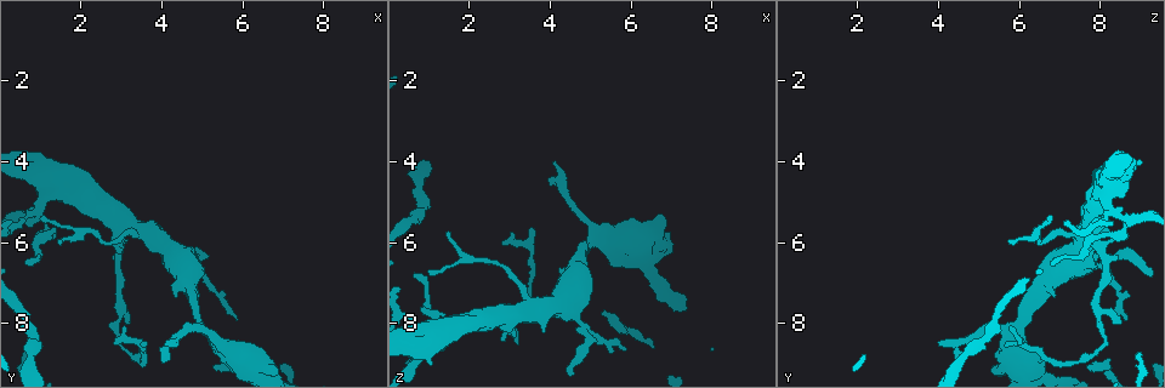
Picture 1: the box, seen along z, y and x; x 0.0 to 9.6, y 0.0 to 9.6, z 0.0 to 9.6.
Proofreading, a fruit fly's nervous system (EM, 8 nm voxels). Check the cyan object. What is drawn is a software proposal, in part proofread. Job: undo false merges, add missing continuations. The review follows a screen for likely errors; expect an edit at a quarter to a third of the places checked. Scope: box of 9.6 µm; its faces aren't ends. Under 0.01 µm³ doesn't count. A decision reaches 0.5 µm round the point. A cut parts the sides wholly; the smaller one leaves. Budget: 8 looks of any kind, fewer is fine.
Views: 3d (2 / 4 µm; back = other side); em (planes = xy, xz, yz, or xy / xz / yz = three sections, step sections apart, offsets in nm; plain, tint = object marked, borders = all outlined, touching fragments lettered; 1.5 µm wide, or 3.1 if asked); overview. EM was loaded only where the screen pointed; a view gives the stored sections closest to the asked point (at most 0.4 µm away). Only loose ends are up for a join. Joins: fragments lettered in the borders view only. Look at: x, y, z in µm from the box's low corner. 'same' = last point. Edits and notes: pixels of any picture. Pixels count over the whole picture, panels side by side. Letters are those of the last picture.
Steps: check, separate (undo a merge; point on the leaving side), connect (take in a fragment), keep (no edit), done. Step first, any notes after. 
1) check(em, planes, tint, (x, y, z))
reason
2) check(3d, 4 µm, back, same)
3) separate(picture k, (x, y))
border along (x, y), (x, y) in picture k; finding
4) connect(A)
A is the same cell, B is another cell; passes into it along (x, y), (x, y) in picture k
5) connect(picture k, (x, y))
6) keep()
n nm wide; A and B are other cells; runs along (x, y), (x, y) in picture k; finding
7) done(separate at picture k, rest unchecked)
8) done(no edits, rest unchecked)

check(3d, 4 µm, (1.85, 4.15, 8.10))
branch stops here

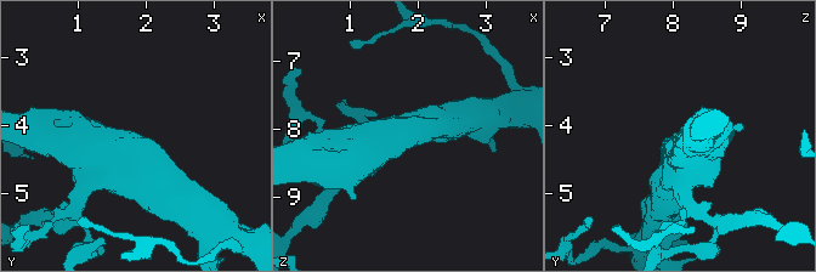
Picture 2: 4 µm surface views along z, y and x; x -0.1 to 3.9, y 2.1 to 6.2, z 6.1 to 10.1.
check(em, xy, step 8, tint, (1.90, 4.10, 8.10))
now the EM

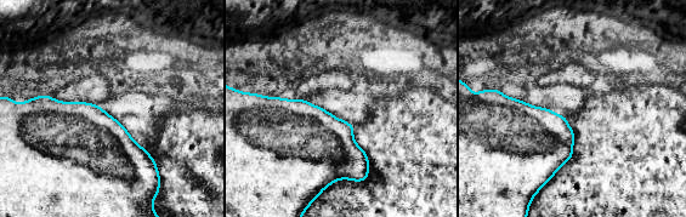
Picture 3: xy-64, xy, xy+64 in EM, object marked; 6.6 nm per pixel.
check(em, planes, borders, same)

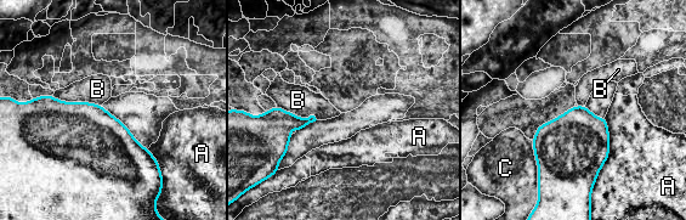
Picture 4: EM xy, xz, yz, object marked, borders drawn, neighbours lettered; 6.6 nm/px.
keep()
A, B and C are other cells; border along (52, 96), (101, 106) in picture 4; no lettered fragment goes on from it

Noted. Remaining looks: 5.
check(em, planes, borders, (2.10, 5.70, 6.45))
sharp bend

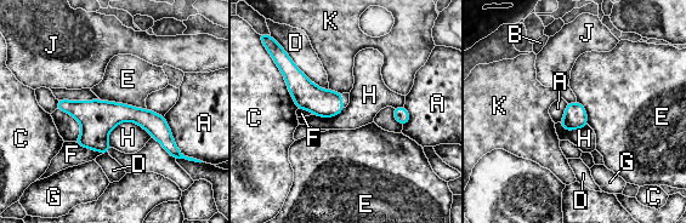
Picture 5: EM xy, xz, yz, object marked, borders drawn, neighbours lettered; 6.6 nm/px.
keep()
A, B, C, D, E, F, G, H, J and K are other cells; runs along (60, 102), (142, 116), (175, 150) in picture 5; continuous, no second neuron

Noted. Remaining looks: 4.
check(em, planes, borders, (5.85, 7.85, 8.70))
an open end

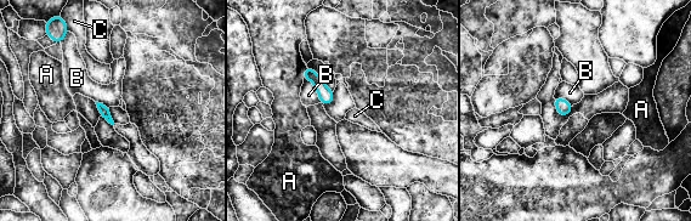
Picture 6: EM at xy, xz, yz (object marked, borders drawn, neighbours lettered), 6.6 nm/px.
keep()
B touches over 200 nm; A, B and C are other cells; none of them fits

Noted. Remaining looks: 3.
done(no edits, rest unchecked)

